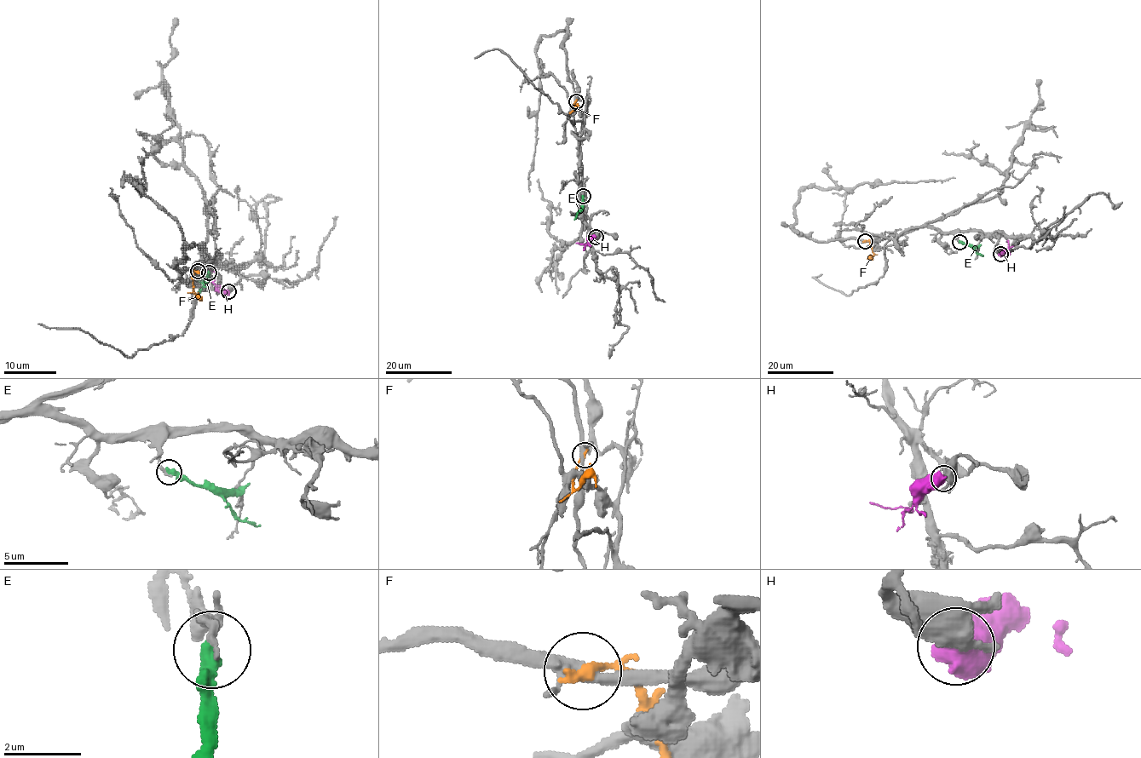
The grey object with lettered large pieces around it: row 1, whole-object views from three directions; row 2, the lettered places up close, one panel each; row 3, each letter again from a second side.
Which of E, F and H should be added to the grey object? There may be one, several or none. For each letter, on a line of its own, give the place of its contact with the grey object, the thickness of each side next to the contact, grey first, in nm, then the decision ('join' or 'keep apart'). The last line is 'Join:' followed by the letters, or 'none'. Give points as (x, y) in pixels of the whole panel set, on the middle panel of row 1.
E: (583, 196) | 220/440 nm | keep apart
F: (576, 101) | 280/260 nm | keep apart
H: (596, 237) | 650/700 nm | keep apart
Join: none

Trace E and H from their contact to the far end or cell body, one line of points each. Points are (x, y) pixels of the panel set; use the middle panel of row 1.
E: (583, 197), (583, 208), (574, 220)
H: (595, 236), (587, 244), (576, 243)

